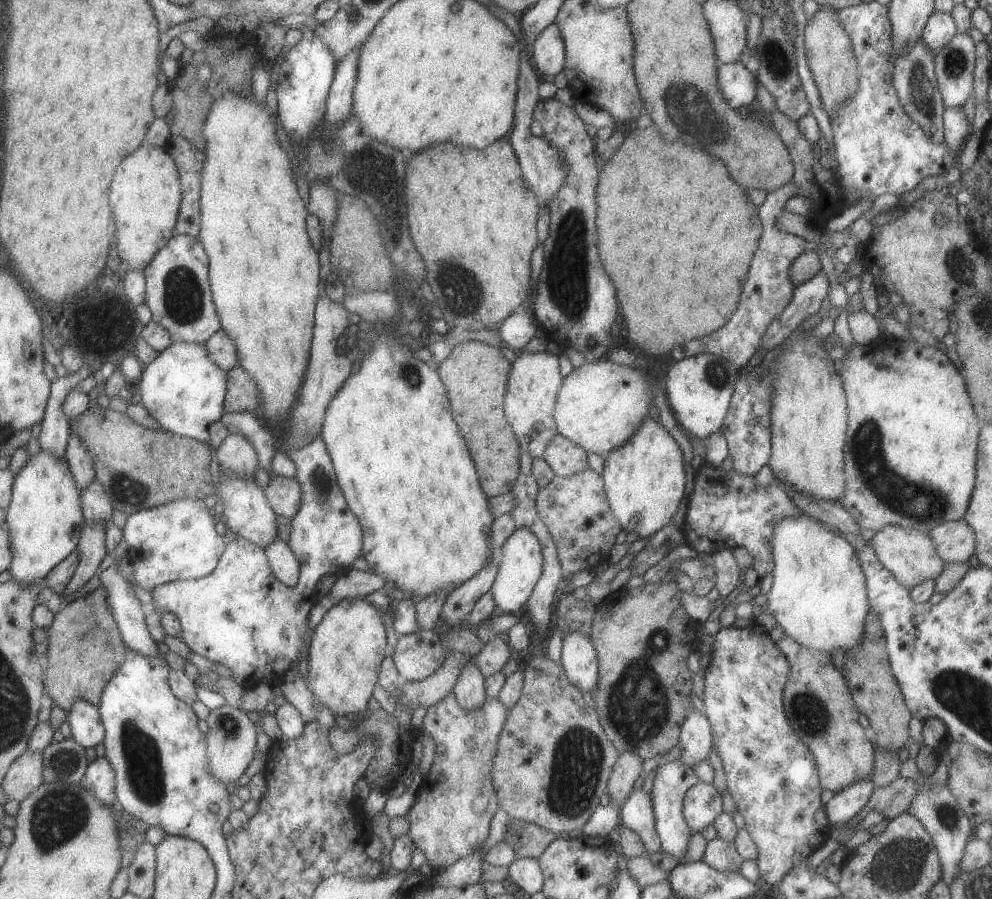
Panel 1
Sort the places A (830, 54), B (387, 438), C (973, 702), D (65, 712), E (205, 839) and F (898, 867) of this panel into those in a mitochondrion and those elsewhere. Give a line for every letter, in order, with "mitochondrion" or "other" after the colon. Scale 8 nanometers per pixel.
A: other
B: other
C: mitochondrion
D: other
E: other
F: mitochondrion

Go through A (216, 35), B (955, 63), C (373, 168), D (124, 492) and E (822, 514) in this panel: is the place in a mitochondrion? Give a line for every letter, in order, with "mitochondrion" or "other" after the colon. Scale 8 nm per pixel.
A: other
B: mitochondrion
C: mitochondrion
D: mitochondrion
E: other

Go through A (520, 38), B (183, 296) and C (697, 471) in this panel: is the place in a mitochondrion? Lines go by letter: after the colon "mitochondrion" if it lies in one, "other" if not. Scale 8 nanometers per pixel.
A: other
B: mitochondrion
C: other

